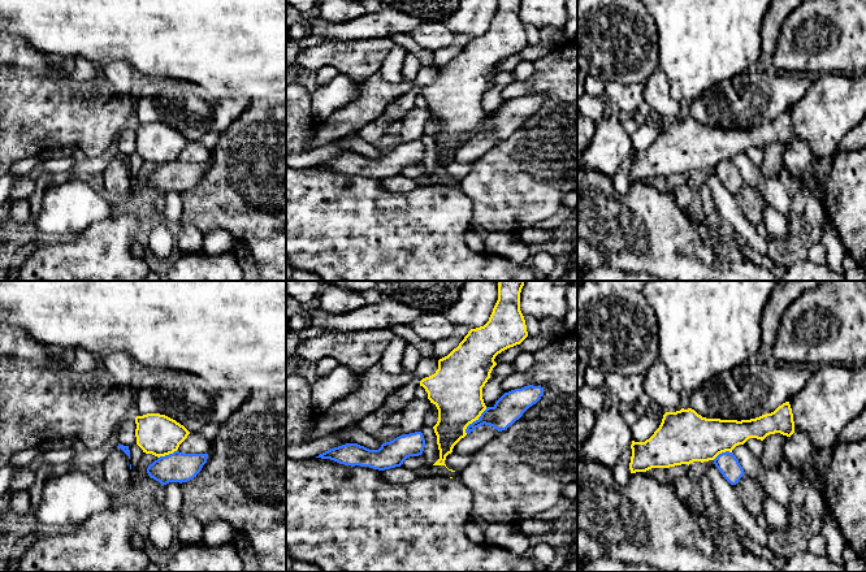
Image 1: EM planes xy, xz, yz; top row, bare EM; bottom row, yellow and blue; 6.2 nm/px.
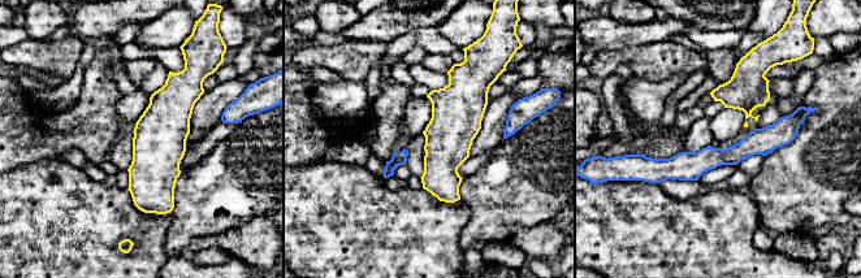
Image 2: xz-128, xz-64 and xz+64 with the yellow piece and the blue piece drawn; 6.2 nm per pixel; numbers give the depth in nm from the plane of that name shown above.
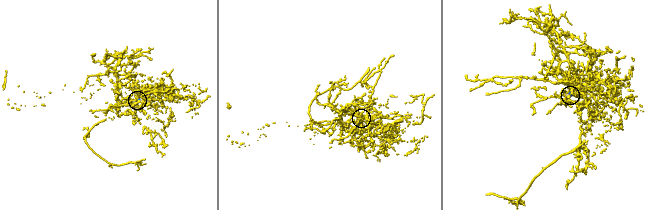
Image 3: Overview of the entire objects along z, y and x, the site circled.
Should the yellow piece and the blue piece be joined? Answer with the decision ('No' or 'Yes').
No

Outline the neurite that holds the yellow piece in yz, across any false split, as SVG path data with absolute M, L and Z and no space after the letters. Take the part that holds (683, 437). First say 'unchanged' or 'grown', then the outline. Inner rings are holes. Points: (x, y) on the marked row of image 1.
unchanged; M789 402L774 412L750 420L706 419L694 410L666 412L659 428L645 442L632 441L631 473L714 460L719 454L744 445L749 438L794 433Z

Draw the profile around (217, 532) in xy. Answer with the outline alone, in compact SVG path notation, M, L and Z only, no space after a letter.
M213 520L203 525L202 542L208 546L230 543L234 545L239 551L246 547L244 537L224 520Z

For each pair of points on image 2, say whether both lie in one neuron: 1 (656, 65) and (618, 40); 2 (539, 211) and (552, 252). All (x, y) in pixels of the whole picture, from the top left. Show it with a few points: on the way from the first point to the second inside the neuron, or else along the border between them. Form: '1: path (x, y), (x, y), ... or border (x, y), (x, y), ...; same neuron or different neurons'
1: border (657, 42), (604, 50), (597, 53); different neurons
2: border (549, 220), (522, 227), (514, 234); different neurons

